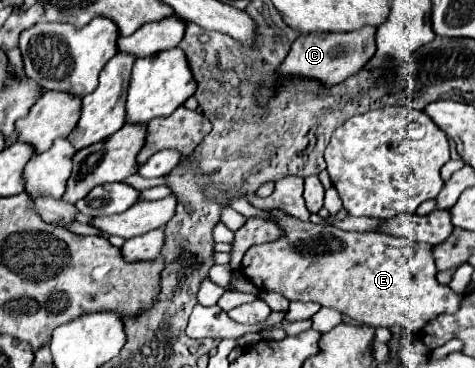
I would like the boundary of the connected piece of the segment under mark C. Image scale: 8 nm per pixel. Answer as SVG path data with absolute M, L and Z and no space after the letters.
M365 25L363 29L355 29L351 33L307 33L299 35L279 67L281 77L293 77L293 75L303 75L303 77L313 77L323 81L325 85L335 85L363 69L369 59L375 55L375 35L373 27Z

